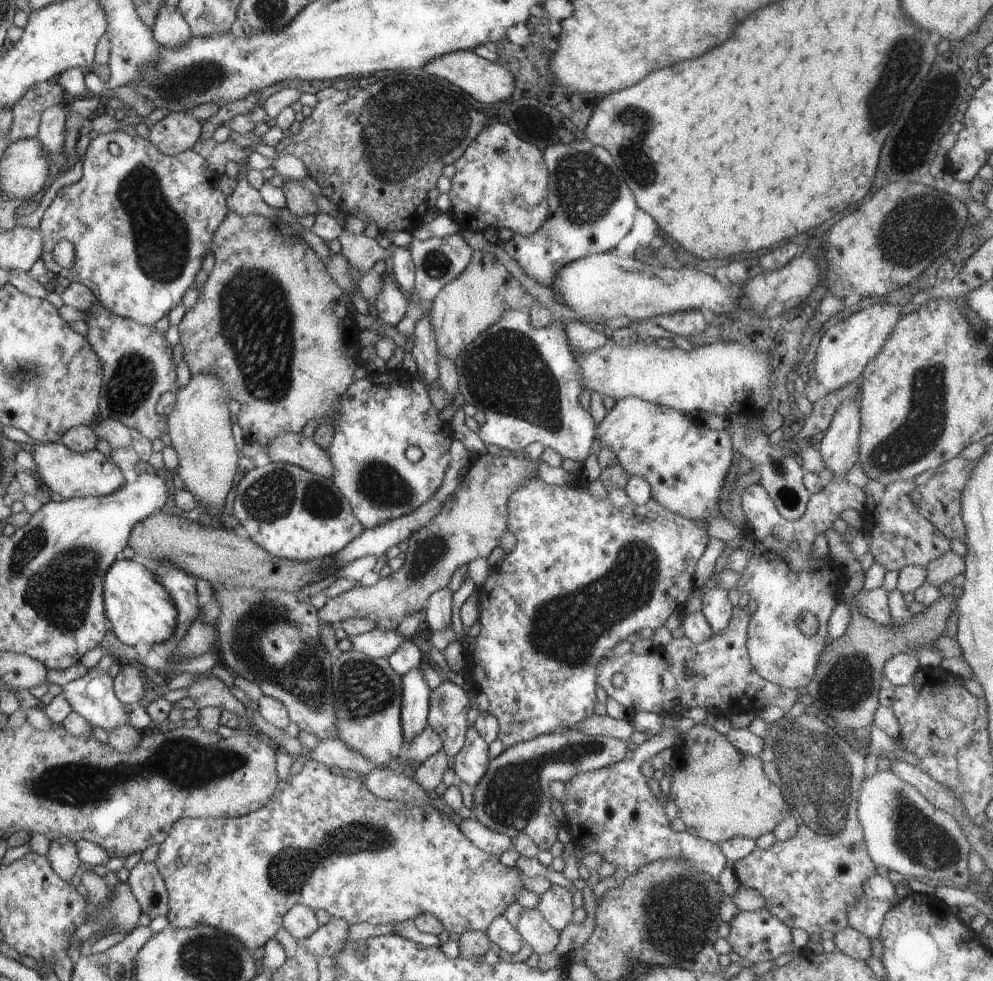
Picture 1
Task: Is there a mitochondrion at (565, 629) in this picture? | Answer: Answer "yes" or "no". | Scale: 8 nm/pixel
yes

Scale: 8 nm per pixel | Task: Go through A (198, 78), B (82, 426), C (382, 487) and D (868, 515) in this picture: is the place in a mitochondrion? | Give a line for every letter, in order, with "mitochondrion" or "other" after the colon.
A: mitochondrion
B: other
C: mitochondrion
D: other

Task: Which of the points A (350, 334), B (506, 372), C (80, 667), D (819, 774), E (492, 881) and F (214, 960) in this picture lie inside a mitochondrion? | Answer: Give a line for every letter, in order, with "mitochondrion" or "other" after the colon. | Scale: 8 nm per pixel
A: other
B: mitochondrion
C: other
D: mitochondrion
E: other
F: mitochondrion

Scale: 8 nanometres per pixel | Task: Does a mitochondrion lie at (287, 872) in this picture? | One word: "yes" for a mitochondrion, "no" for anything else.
yes

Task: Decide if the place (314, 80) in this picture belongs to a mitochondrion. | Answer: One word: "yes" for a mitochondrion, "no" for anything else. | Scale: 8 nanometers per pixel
no

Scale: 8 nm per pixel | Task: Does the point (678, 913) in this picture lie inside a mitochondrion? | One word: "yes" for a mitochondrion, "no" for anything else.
yes

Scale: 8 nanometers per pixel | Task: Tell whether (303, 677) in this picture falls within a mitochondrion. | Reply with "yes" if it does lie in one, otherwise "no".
yes

